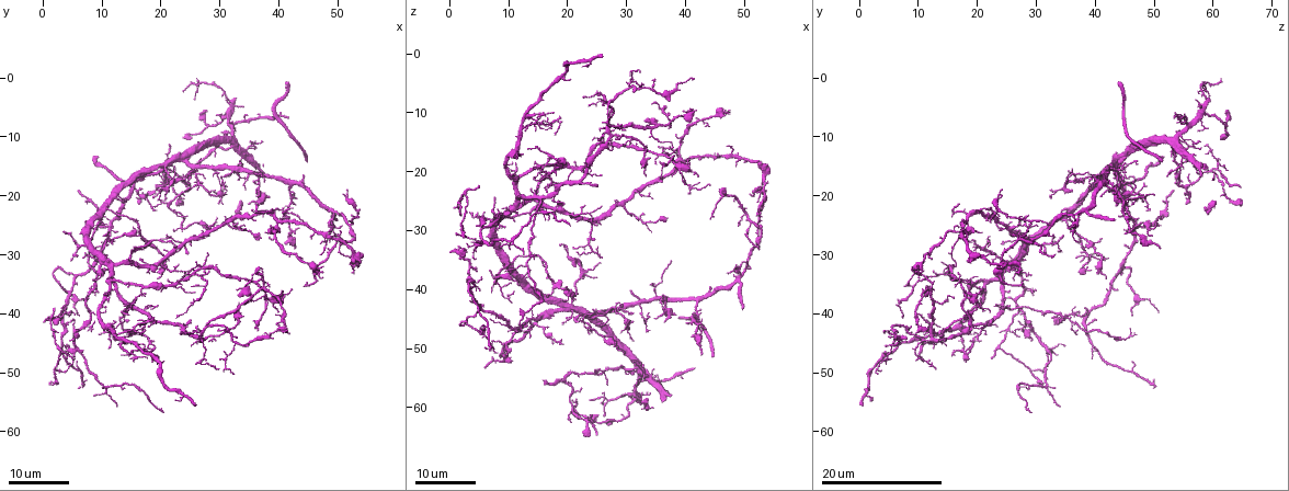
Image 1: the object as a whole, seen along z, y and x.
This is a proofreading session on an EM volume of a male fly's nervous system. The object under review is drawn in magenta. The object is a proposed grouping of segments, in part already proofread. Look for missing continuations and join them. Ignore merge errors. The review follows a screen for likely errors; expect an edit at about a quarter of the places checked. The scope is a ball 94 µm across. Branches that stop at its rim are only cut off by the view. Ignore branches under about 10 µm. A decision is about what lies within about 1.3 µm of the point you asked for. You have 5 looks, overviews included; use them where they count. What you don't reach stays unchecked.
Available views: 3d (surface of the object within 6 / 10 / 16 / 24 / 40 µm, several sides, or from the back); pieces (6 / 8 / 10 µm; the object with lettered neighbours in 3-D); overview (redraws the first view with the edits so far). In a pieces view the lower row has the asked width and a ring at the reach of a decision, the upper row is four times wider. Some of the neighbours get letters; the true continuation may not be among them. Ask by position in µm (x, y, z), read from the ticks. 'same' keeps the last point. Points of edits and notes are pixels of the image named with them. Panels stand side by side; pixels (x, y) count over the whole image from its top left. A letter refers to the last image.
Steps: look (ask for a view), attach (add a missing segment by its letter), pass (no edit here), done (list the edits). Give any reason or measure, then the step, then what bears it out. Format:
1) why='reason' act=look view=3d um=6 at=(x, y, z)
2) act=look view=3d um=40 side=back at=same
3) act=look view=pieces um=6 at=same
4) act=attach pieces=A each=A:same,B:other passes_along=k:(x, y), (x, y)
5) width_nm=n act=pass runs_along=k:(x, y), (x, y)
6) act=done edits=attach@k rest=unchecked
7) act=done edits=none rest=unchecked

why='an open end' act=look view=3d um=16 at=(25.0, 41.5, 22.5)

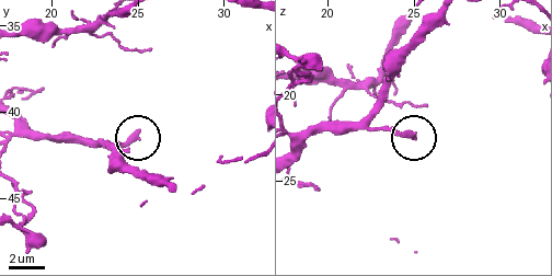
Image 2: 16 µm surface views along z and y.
act=look view=pieces um=10 at=(24.9, 41.2, 22.4)

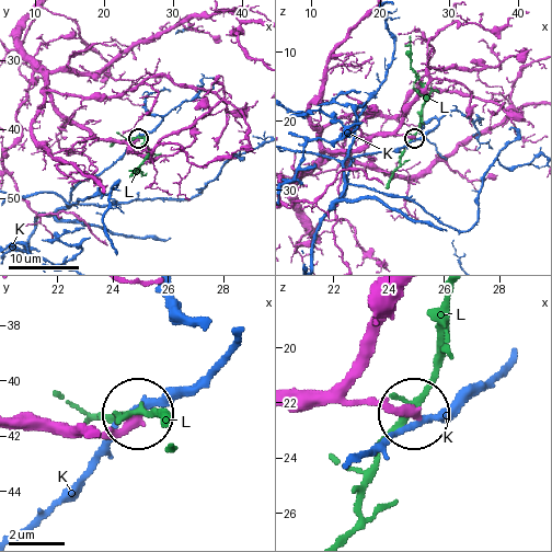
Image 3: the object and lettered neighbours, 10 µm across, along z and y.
act=pass each=K:other,L:other runs_along=3:(23, 417), (107, 432), (134, 413) found='none of them fits'

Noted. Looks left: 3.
why='thin end' act=look view=3d um=16 at=(26.0, 27.0, 34.5)

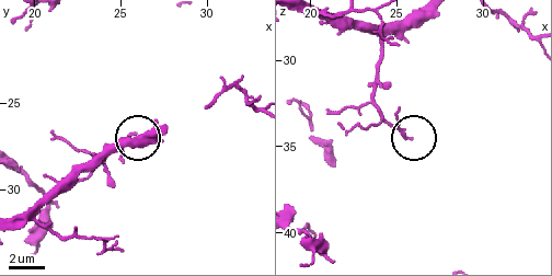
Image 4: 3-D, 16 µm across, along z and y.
act=look view=pieces um=10 at=(25.8, 26.9, 34.5)

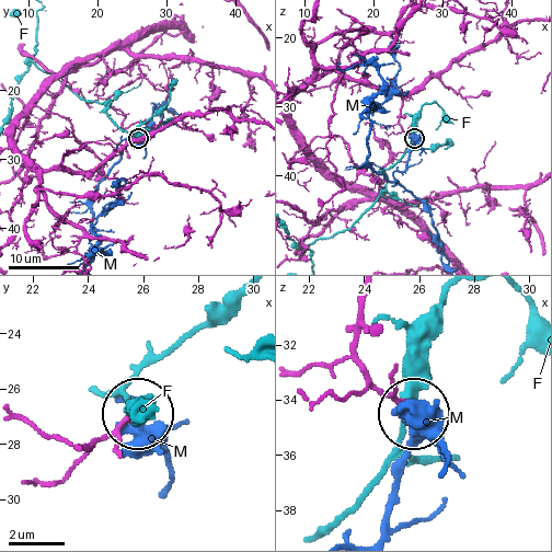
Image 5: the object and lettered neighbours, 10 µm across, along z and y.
act=pass each=F:other,M:other found='no lettered segment goes on from it'

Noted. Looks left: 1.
act=done edits=none rest=unchecked

